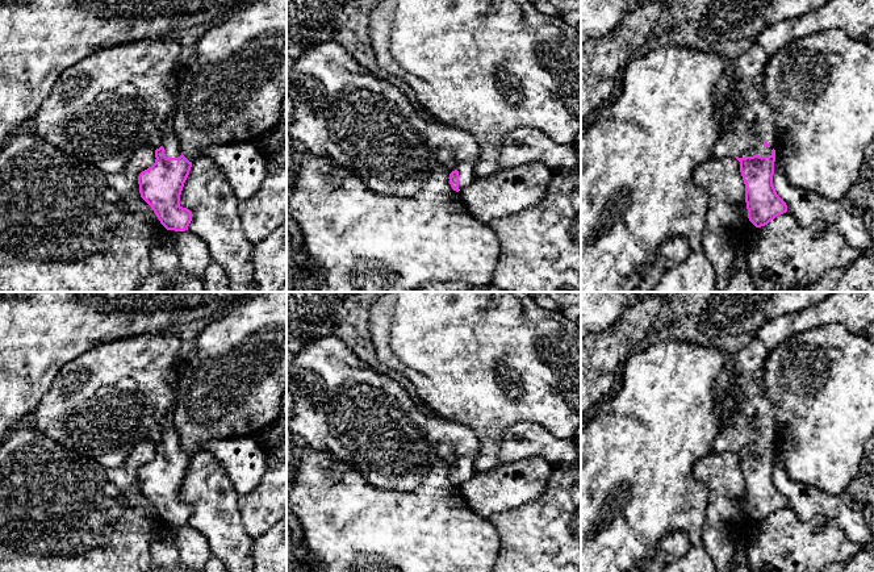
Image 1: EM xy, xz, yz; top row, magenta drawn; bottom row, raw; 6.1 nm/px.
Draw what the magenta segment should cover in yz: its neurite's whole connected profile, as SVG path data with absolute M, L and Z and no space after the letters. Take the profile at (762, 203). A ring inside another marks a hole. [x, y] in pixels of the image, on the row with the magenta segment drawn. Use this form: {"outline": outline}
{"outline": "M829 0L817 11L778 21L752 41L752 46L732 63L735 78L724 97L723 130L712 149L712 156L735 156L745 184L748 218L756 226L768 225L787 212L786 203L773 185L777 118L771 104L764 97L764 71L769 59L787 43L831 29L841 29L852 38L863 38L874 26L874 0Z"}

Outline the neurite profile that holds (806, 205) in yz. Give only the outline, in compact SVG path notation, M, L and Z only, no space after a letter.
M781 167L774 170L773 185L799 226L807 226L812 220L823 220L836 227L848 245L858 251L858 255L874 256L874 242L870 234L861 220L841 203L790 184Z

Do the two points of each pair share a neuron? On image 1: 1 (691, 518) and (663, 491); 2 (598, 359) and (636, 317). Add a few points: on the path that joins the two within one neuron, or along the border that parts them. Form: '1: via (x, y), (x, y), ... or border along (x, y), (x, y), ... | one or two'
1: via (685, 510), (670, 499) | one
2: via (609, 349), (630, 328) | one

